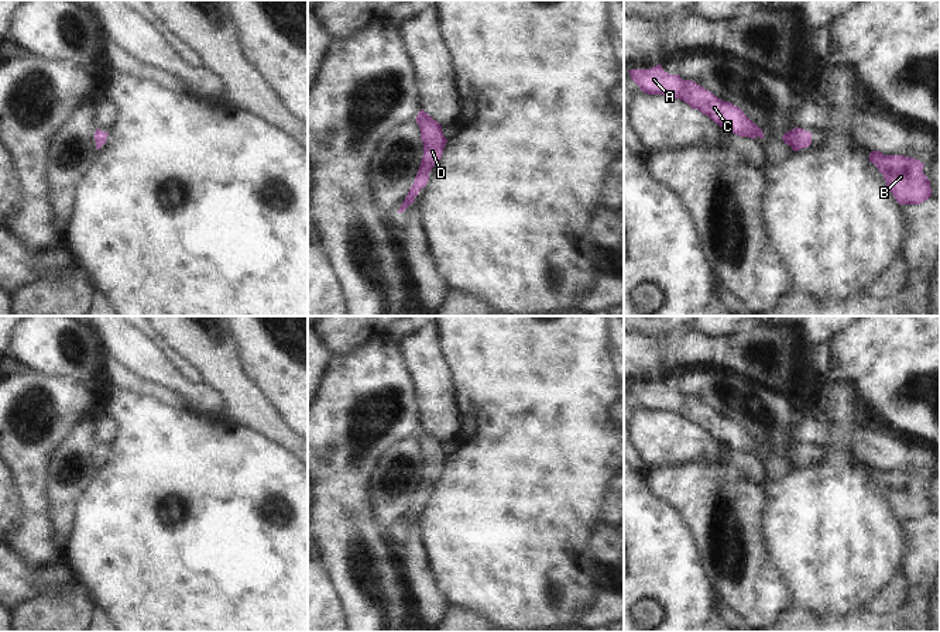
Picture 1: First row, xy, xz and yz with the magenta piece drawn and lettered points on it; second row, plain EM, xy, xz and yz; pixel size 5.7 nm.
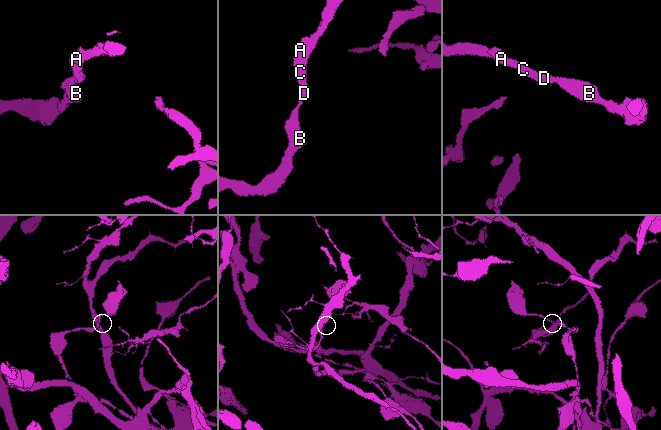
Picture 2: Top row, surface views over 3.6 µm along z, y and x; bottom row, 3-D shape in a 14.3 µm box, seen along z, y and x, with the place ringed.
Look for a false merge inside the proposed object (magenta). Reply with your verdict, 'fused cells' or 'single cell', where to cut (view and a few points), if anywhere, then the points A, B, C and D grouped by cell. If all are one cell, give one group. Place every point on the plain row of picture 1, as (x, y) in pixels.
single cell; cut none; groups A B C D

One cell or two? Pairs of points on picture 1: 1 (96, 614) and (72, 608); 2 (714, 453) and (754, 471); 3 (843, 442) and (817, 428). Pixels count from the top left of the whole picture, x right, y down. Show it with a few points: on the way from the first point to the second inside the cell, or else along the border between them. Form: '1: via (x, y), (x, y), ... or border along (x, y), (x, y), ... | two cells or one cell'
1: border along (93, 605), (89, 617) | two cells
2: via (724, 454), (744, 463) | one cell
3: via (837, 438), (823, 433) | one cell

